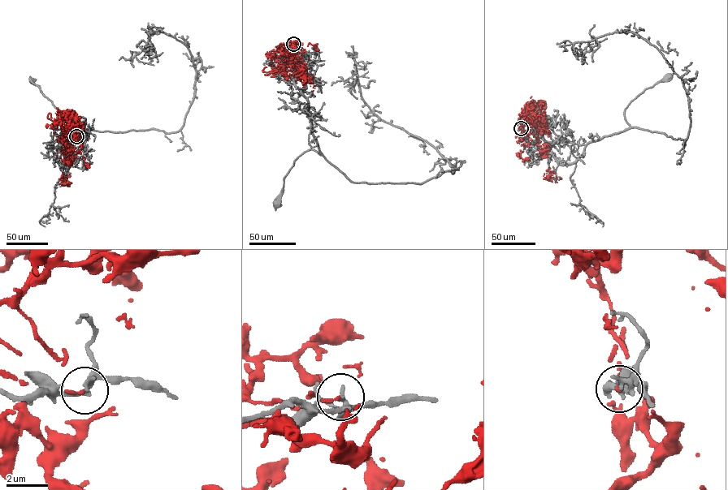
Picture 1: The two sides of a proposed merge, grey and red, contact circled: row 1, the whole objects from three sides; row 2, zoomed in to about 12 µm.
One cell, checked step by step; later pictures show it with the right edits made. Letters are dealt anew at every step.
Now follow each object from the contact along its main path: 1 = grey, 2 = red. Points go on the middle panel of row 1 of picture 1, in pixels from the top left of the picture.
1: (293, 44), (279, 46), (266, 62), (306, 99), (312, 134), (321, 154), (309, 149), (294, 161), (277, 204)
2: (293, 44), (286, 48), (299, 53), (285, 59), (286, 64), (302, 74), (301, 79), (311, 80), (312, 91)

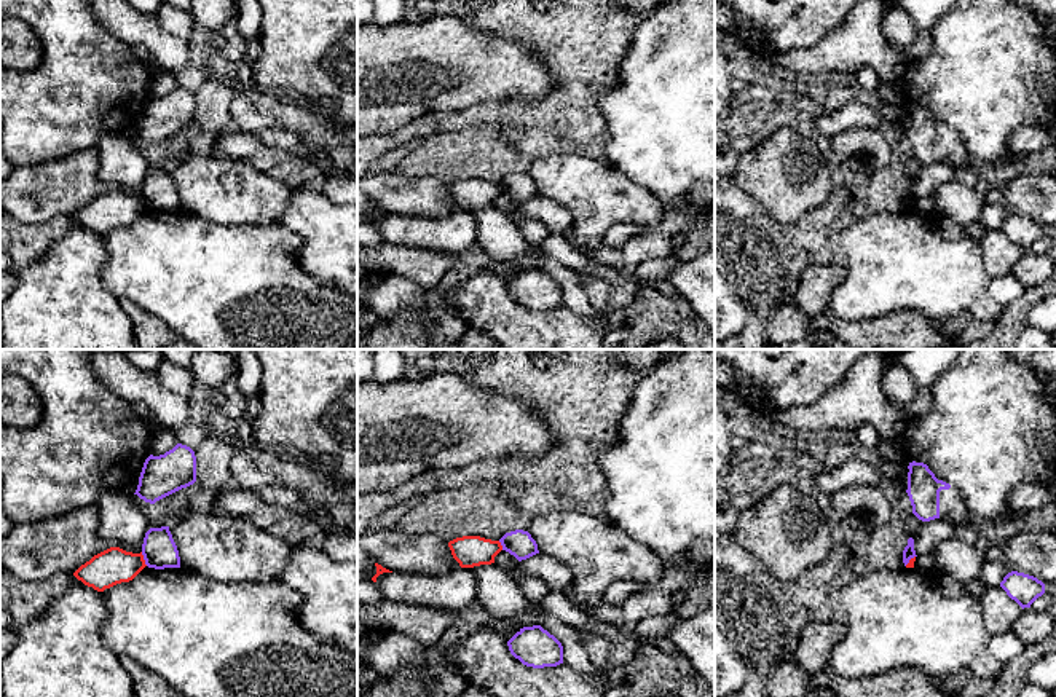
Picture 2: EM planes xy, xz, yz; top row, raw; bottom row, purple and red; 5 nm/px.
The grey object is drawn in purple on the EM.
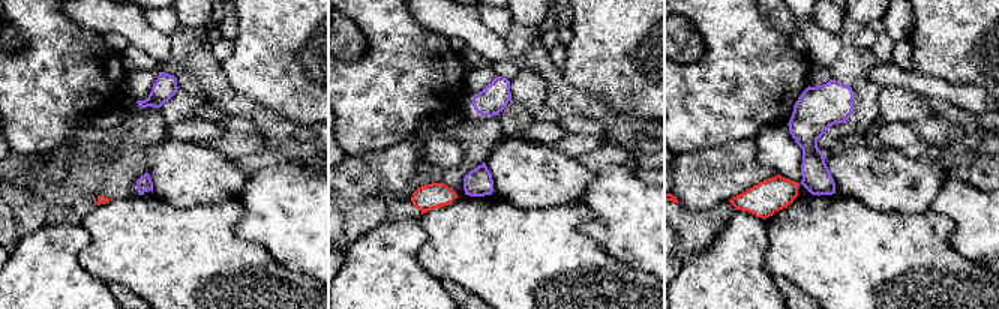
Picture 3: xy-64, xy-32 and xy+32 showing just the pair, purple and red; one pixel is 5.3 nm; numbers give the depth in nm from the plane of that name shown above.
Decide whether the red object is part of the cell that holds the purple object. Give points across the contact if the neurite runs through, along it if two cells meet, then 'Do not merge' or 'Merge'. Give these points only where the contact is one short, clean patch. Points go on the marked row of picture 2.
Boundary: xy (141, 552), (147, 565). Do not merge

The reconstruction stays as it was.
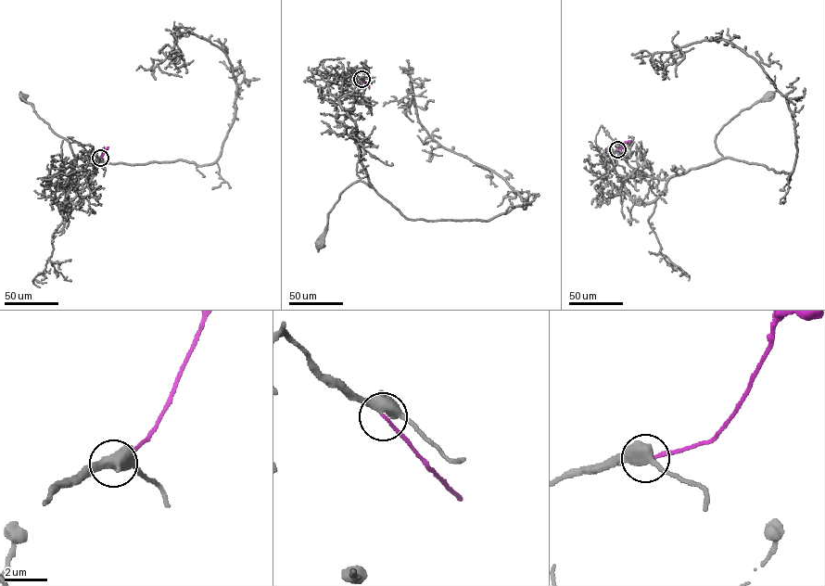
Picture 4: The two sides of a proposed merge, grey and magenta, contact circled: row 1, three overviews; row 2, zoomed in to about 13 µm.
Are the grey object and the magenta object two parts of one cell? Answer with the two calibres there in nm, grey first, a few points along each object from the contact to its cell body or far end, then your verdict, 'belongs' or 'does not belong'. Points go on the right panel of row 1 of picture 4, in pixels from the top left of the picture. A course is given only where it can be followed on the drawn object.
calibres 440 and 160 nm; course grey (617, 149), (631, 155), (630, 167), (668, 179), (721, 158), (720, 130), (771, 95); course magenta (617, 149), (630, 141); belongs

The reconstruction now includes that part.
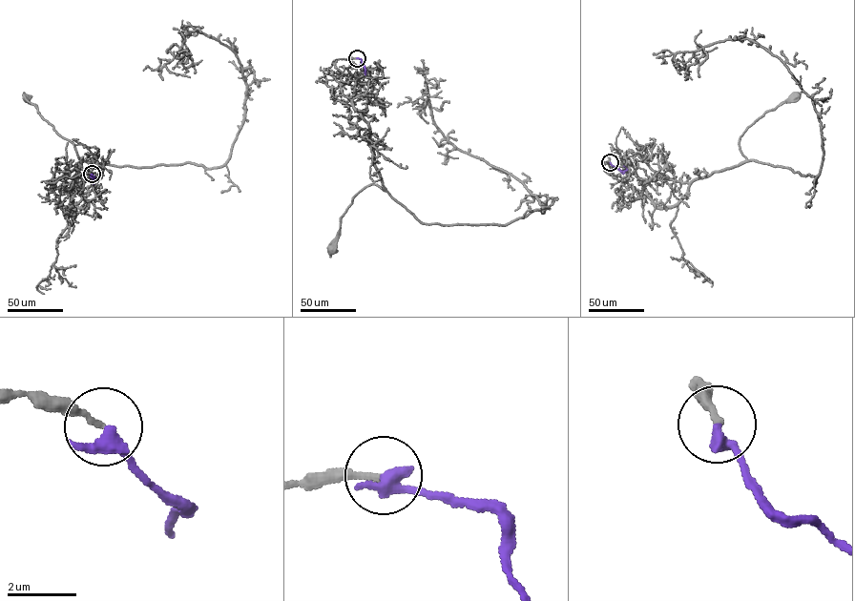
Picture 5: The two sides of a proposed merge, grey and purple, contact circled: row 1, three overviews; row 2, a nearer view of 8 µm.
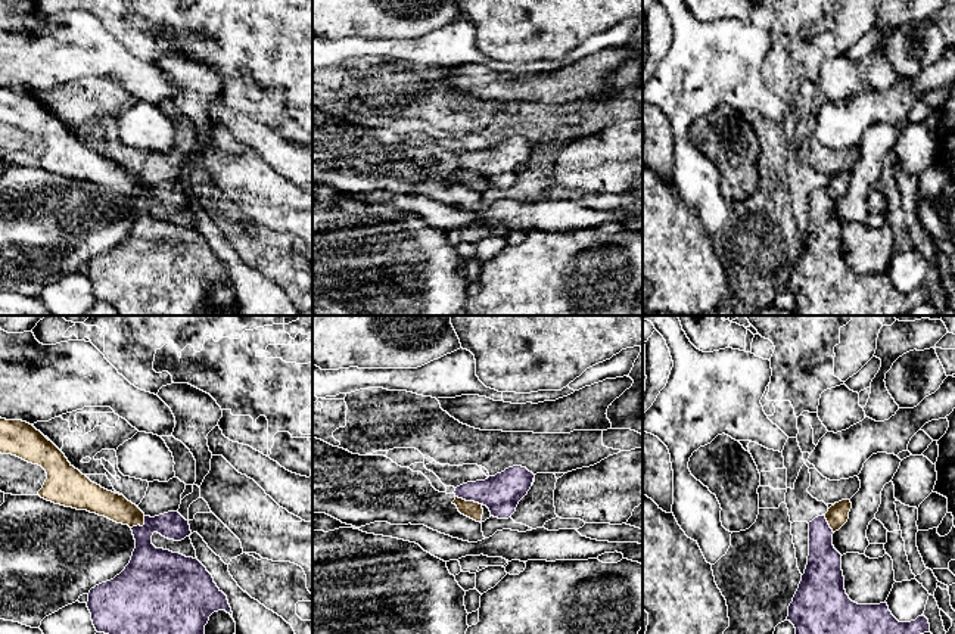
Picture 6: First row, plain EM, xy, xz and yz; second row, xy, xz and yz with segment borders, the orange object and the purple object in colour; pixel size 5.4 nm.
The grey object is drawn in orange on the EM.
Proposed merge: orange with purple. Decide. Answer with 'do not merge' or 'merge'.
do not merge

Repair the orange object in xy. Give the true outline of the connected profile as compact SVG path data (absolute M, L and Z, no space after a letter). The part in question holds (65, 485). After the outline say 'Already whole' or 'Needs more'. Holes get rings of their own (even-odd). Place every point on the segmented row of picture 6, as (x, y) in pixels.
M0 417L0 453L41 466L47 479L38 495L55 504L87 510L116 523L144 525L144 513L124 495L91 482L32 425Z. Already whole

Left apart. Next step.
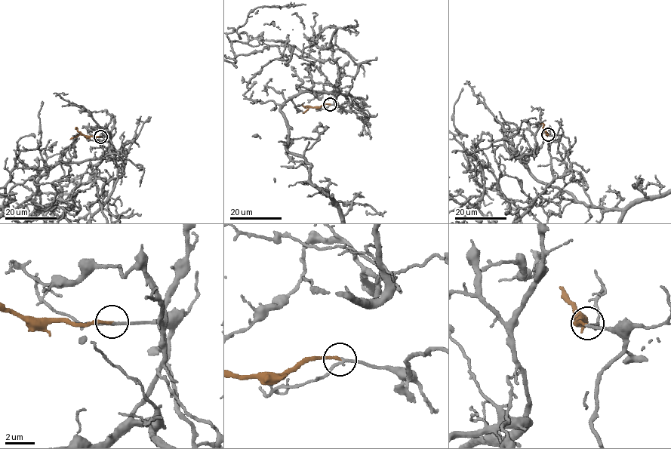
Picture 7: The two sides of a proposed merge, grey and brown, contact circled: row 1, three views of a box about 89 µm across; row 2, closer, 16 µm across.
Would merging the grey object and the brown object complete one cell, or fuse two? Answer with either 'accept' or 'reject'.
accept

